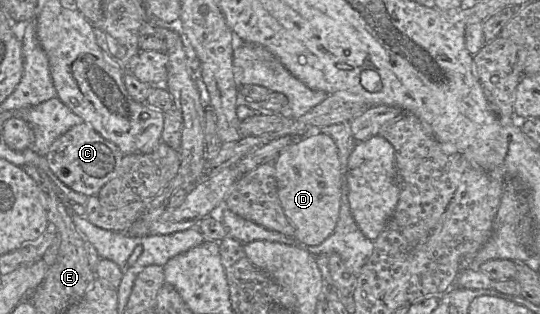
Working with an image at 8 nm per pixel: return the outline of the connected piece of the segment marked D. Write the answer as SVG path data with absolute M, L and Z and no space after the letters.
M319 130L298 138L274 160L278 196L283 211L295 229L294 238L316 246L334 231L341 206L341 165L333 138Z

